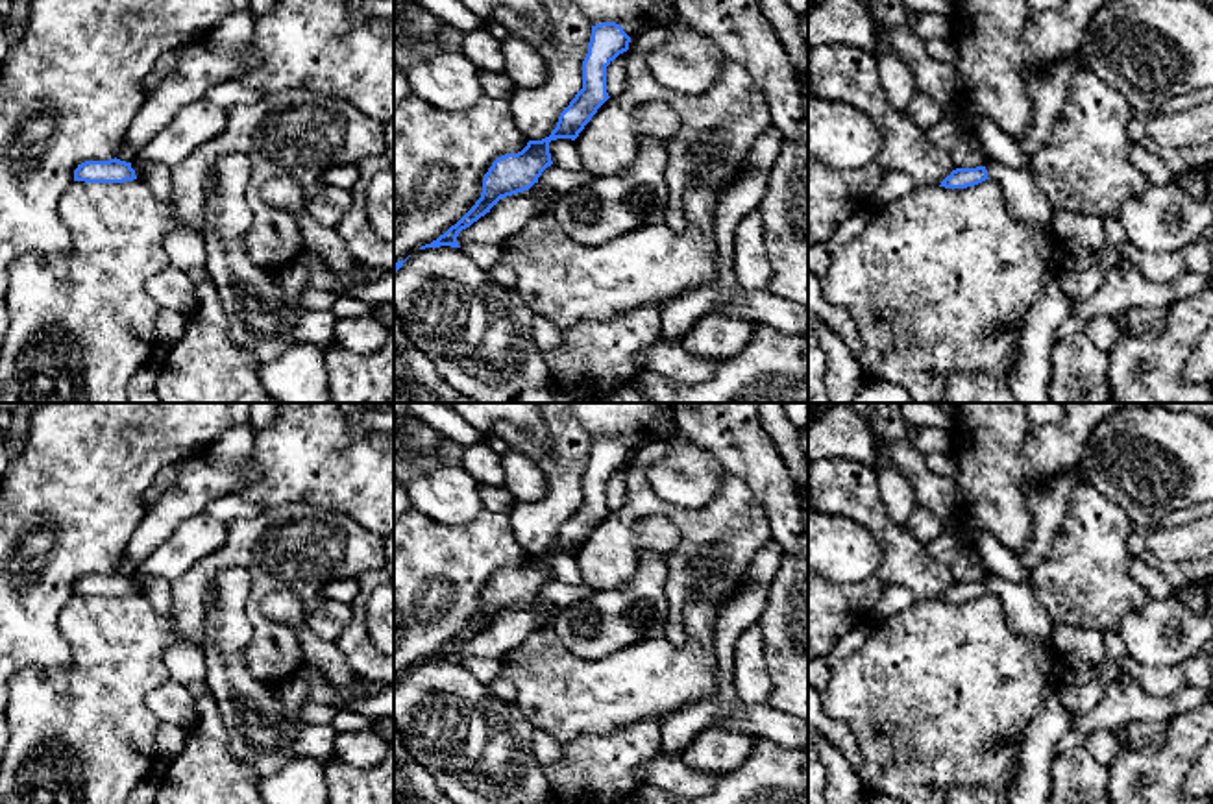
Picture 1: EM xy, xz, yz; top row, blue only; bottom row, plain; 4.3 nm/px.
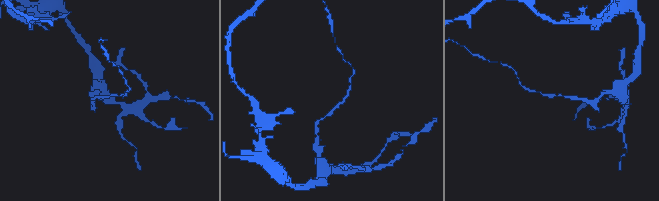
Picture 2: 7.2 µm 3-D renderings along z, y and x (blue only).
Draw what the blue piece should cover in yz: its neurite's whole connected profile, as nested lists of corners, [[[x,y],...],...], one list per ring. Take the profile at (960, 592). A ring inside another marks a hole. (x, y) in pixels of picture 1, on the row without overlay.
[[[986,580],[956,582],[941,595],[939,601],[967,603],[967,601],[974,601],[974,599],[986,595],[986,593],[989,593]]]

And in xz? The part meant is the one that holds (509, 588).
[[[616,436],[592,440],[588,468],[582,475],[582,503],[560,527],[551,549],[542,554],[529,554],[518,567],[497,571],[484,588],[483,606],[475,619],[444,649],[420,664],[440,660],[460,662],[457,651],[462,643],[490,627],[501,612],[529,604],[538,597],[542,586],[553,579],[549,556],[557,553],[575,554],[597,523],[610,512],[606,506],[606,481],[629,464],[629,457],[631,451]]]

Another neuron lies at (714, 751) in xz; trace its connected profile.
[[[708,726],[679,756],[692,769],[727,776],[745,763],[754,743],[756,739],[745,734]]]

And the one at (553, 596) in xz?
[[[557,579],[547,580],[538,591],[538,604],[547,612],[545,625],[551,625],[553,617],[566,606],[579,599],[586,599],[594,593],[590,586],[568,584]]]

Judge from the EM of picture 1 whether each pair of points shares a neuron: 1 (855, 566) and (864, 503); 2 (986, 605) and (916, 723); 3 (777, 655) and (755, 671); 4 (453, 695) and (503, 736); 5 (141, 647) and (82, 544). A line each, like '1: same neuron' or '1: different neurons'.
1: different neurons
2: same neuron
3: different neurons
4: same neuron
5: different neurons

